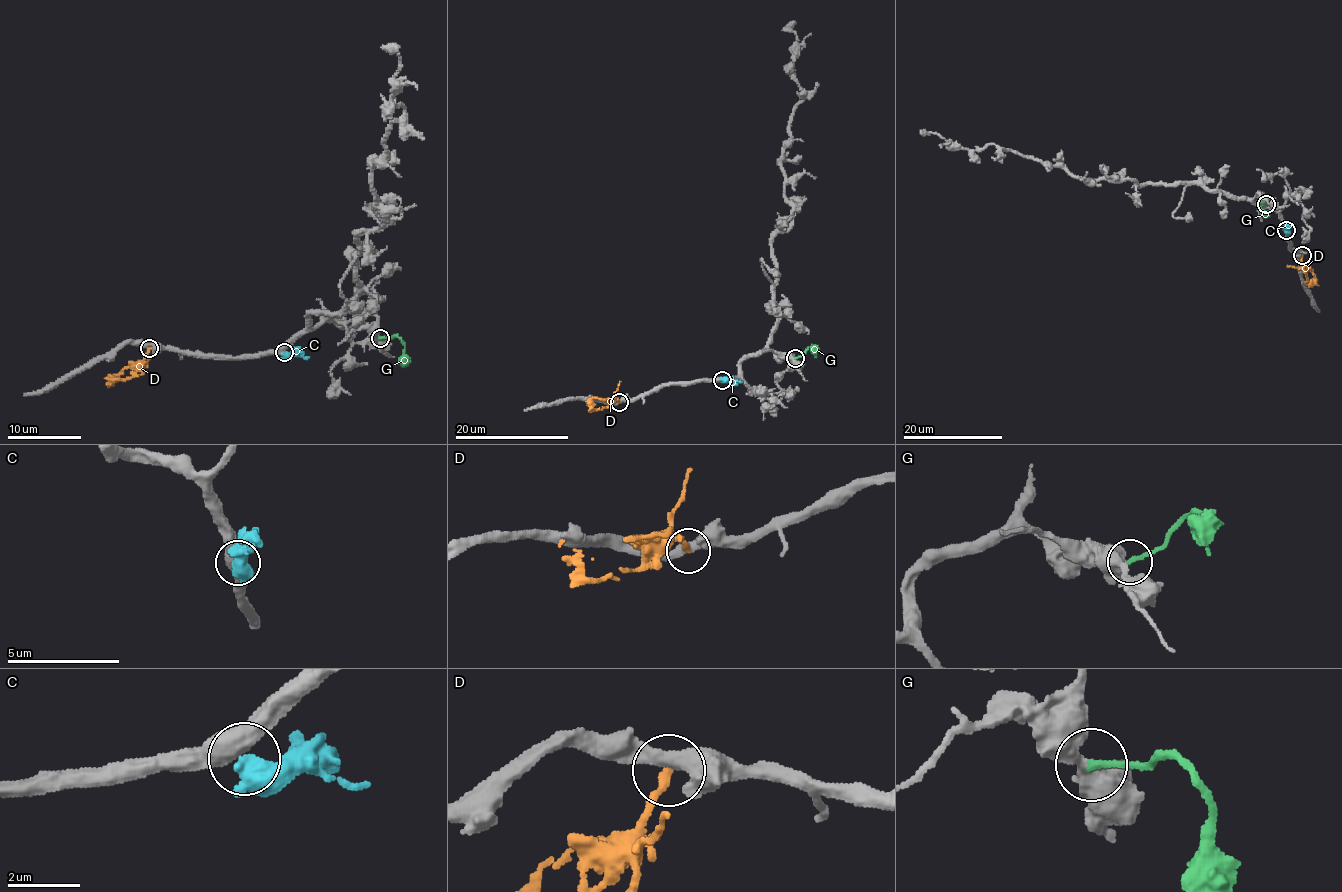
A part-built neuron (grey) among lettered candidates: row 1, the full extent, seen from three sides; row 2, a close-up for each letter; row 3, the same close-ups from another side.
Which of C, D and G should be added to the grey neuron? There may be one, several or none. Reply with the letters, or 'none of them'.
G

